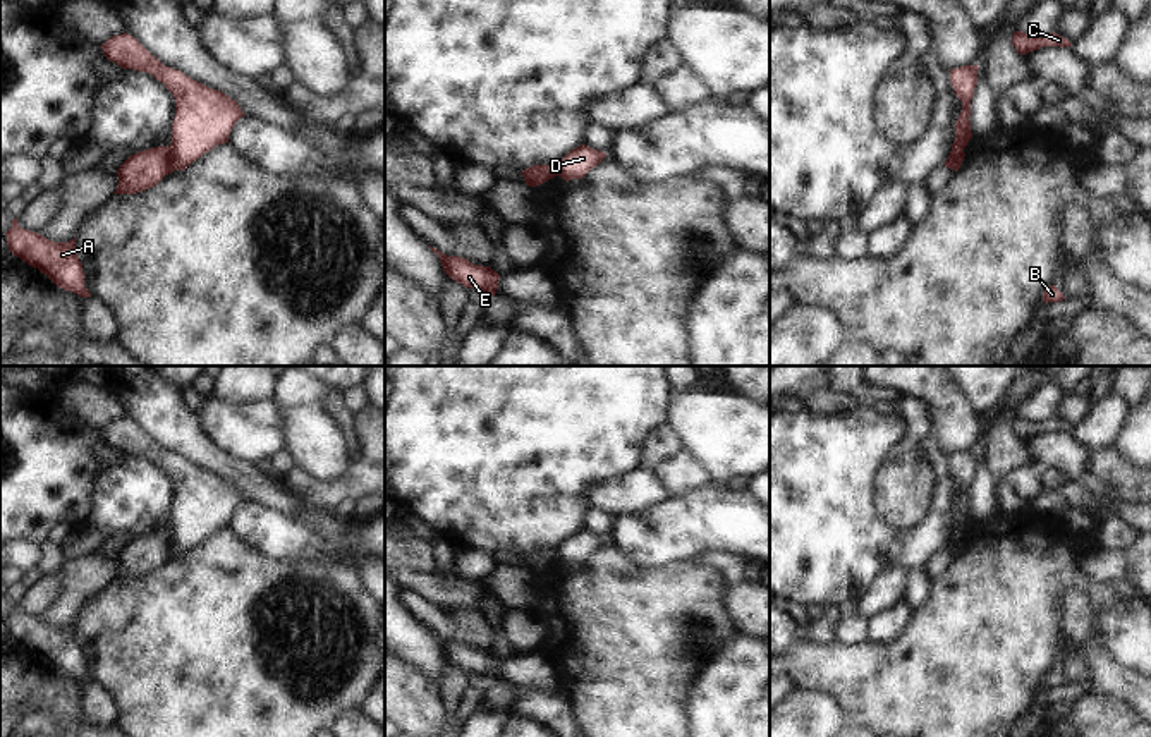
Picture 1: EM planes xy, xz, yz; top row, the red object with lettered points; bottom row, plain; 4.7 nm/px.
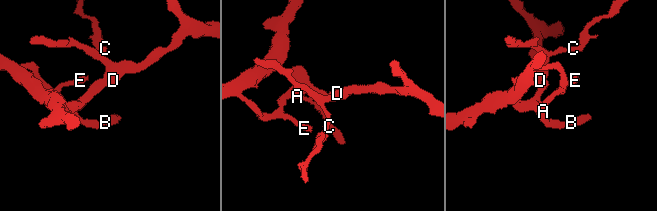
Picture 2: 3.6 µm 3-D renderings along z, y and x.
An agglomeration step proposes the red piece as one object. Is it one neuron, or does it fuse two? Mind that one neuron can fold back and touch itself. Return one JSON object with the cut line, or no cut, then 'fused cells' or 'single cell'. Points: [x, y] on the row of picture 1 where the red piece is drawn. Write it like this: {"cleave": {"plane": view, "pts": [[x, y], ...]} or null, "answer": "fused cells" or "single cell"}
{"cleave": {"plane": "xy", "pts": [[169, 146], [174, 169]]}, "answer": "fused cells"}

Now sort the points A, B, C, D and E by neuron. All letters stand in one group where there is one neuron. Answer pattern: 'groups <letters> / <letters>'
groups A B E / C D

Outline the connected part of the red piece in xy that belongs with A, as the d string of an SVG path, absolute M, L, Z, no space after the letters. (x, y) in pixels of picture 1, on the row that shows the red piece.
M17 218L5 232L9 251L33 268L45 273L58 289L91 297L84 287L82 265L76 254L76 237L69 242L53 242L33 230L21 228Z

